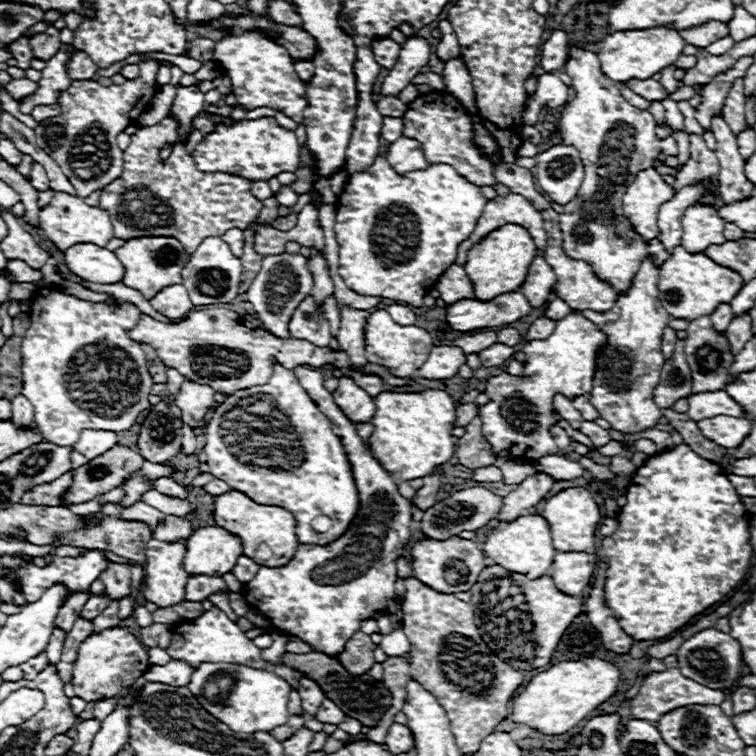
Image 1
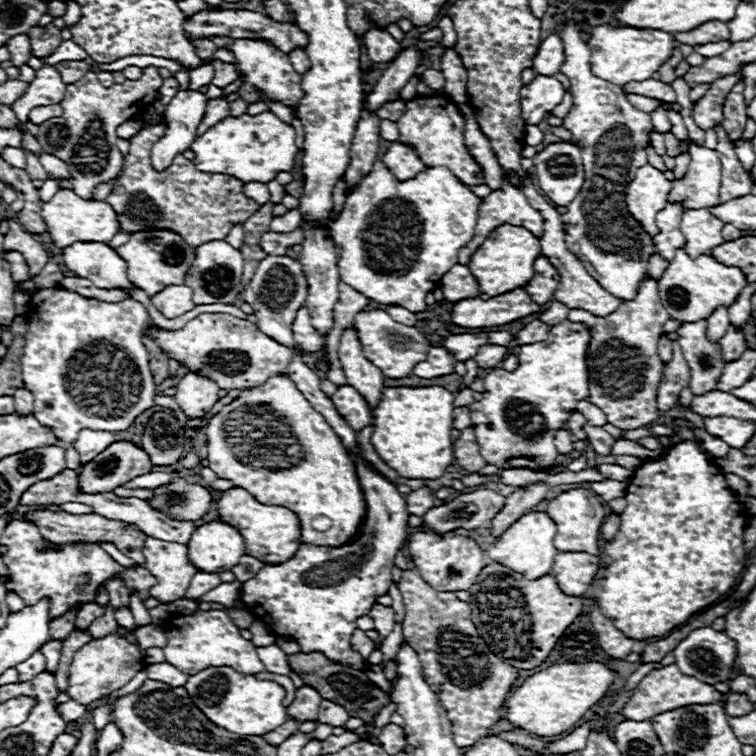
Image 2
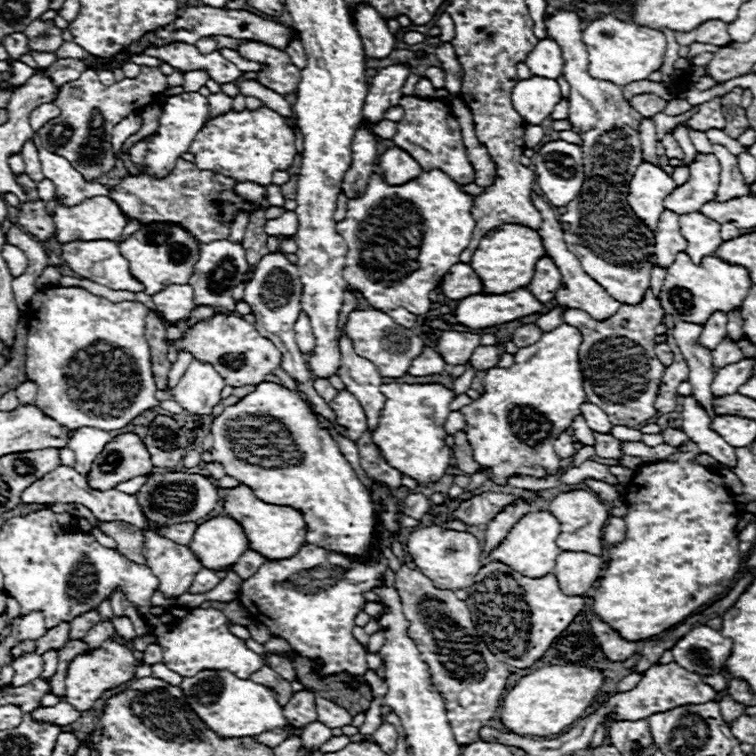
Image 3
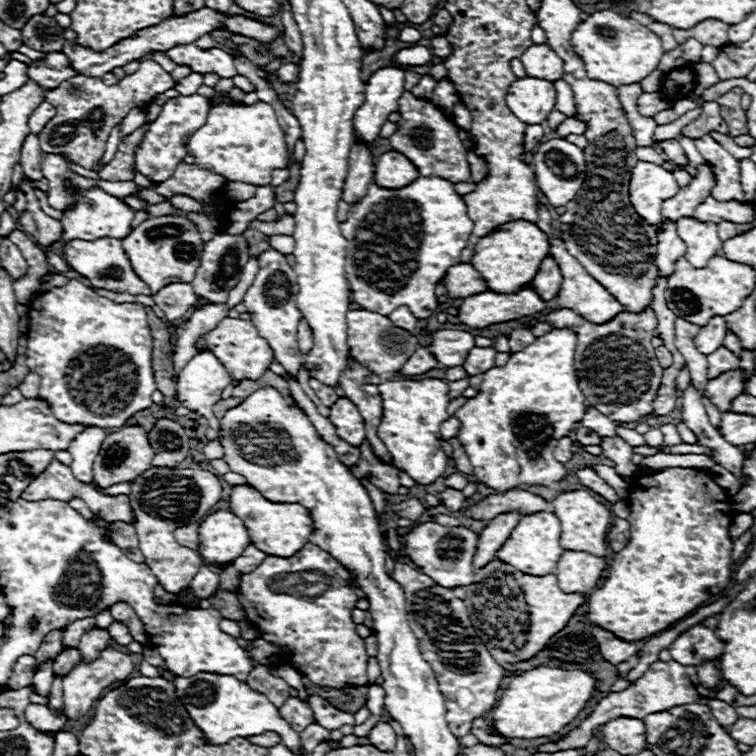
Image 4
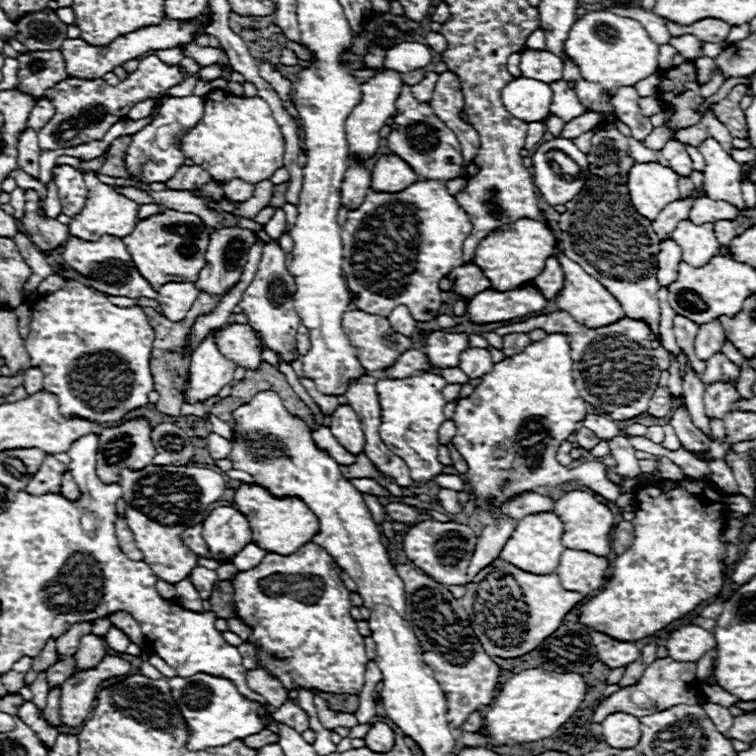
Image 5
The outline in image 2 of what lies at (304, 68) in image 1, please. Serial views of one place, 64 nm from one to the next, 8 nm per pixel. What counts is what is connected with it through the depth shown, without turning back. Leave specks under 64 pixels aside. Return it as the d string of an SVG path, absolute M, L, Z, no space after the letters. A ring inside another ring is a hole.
M294 48L288 56L290 56L290 60L294 62L294 70L298 70L298 74L304 74L304 72L308 70L310 62L308 62L308 56L306 56L306 52L304 52L304 50Z

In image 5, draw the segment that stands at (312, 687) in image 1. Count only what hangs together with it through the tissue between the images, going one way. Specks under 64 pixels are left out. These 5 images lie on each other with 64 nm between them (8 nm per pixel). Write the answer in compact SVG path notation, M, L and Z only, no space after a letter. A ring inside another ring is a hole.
M290 700L286 704L282 704L280 708L276 708L272 716L274 716L274 720L290 726L298 734L302 734L304 730L308 730L308 714L300 706L296 706L294 702L290 702Z

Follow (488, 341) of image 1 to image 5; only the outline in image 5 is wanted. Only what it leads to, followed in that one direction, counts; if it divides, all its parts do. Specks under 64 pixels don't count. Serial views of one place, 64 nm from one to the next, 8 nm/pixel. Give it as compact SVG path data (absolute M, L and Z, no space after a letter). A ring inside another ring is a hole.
M438 330L438 332L430 332L426 338L426 346L424 346L424 354L430 362L430 366L434 368L454 368L458 366L458 358L462 354L462 350L468 348L468 338L466 334L458 334L458 332L446 332L446 330Z

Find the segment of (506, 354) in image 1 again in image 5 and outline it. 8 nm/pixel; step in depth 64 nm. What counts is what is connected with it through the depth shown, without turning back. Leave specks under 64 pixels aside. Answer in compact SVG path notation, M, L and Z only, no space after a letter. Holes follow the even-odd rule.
M468 348L468 350L464 350L462 356L460 356L460 364L458 364L458 368L470 380L484 376L492 366L494 366L494 362L492 362L490 352L486 348Z

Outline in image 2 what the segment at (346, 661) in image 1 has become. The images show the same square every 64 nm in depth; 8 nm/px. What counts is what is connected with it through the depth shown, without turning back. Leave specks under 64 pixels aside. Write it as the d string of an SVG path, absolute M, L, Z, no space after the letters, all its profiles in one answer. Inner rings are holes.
M356 628L354 634L352 634L352 646L354 646L354 650L358 650L364 658L368 658L368 654L374 650L374 642L372 642L360 628Z

